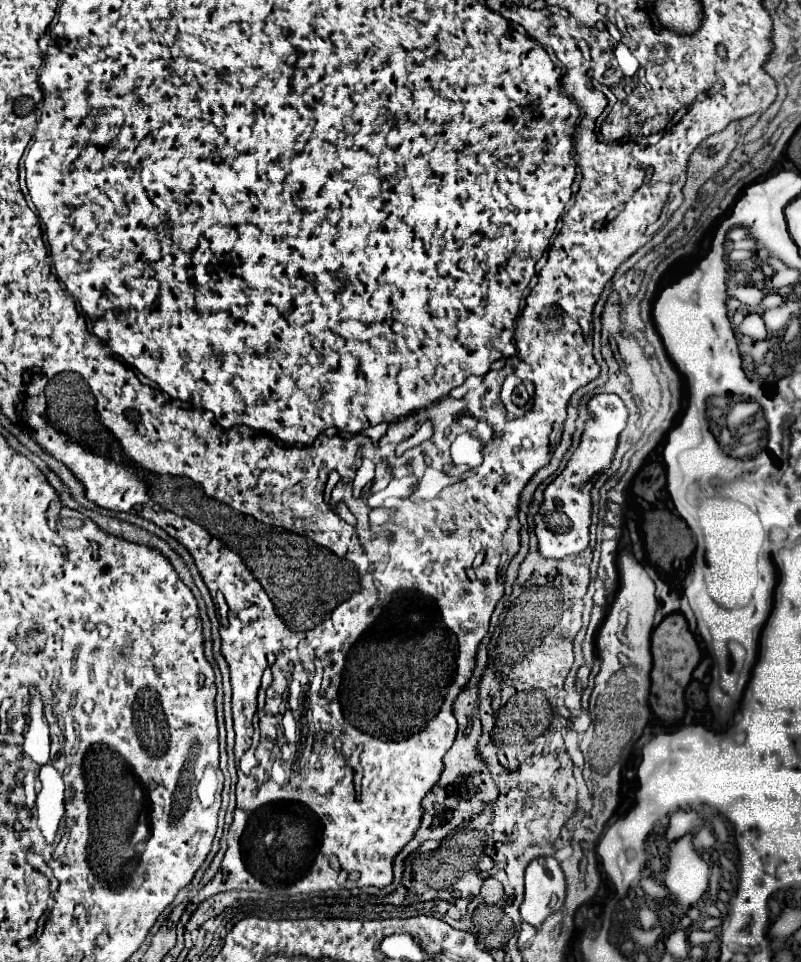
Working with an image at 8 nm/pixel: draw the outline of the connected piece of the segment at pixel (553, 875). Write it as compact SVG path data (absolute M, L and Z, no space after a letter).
M536 858L526 868L526 896L520 916L528 924L542 924L552 912L558 912L566 898L566 878L556 858Z

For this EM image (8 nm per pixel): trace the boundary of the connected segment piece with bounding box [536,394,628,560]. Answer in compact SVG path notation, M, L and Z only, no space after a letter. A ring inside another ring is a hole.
M596 394L588 402L588 408L594 418L586 424L582 442L578 450L572 454L566 470L560 476L556 476L556 480L546 488L544 504L536 516L536 536L540 542L540 554L544 558L560 560L570 554L580 554L584 548L588 548L592 520L590 492L594 488L596 478L606 468L610 468L618 446L618 436L626 428L628 408L616 394Z

